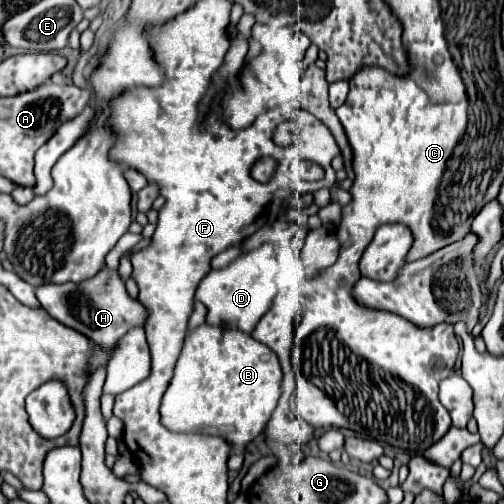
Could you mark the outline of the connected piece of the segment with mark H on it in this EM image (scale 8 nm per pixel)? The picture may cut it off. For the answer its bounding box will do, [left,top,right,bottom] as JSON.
[36,267,150,347]

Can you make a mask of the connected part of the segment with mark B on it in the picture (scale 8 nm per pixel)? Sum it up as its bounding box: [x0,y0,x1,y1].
[162,323,282,449]

